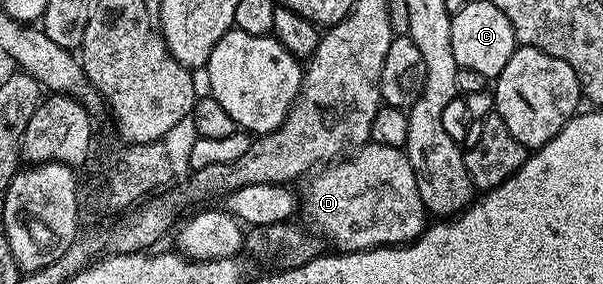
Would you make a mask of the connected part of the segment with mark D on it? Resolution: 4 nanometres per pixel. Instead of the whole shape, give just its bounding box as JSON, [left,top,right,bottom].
[302,144,426,253]

